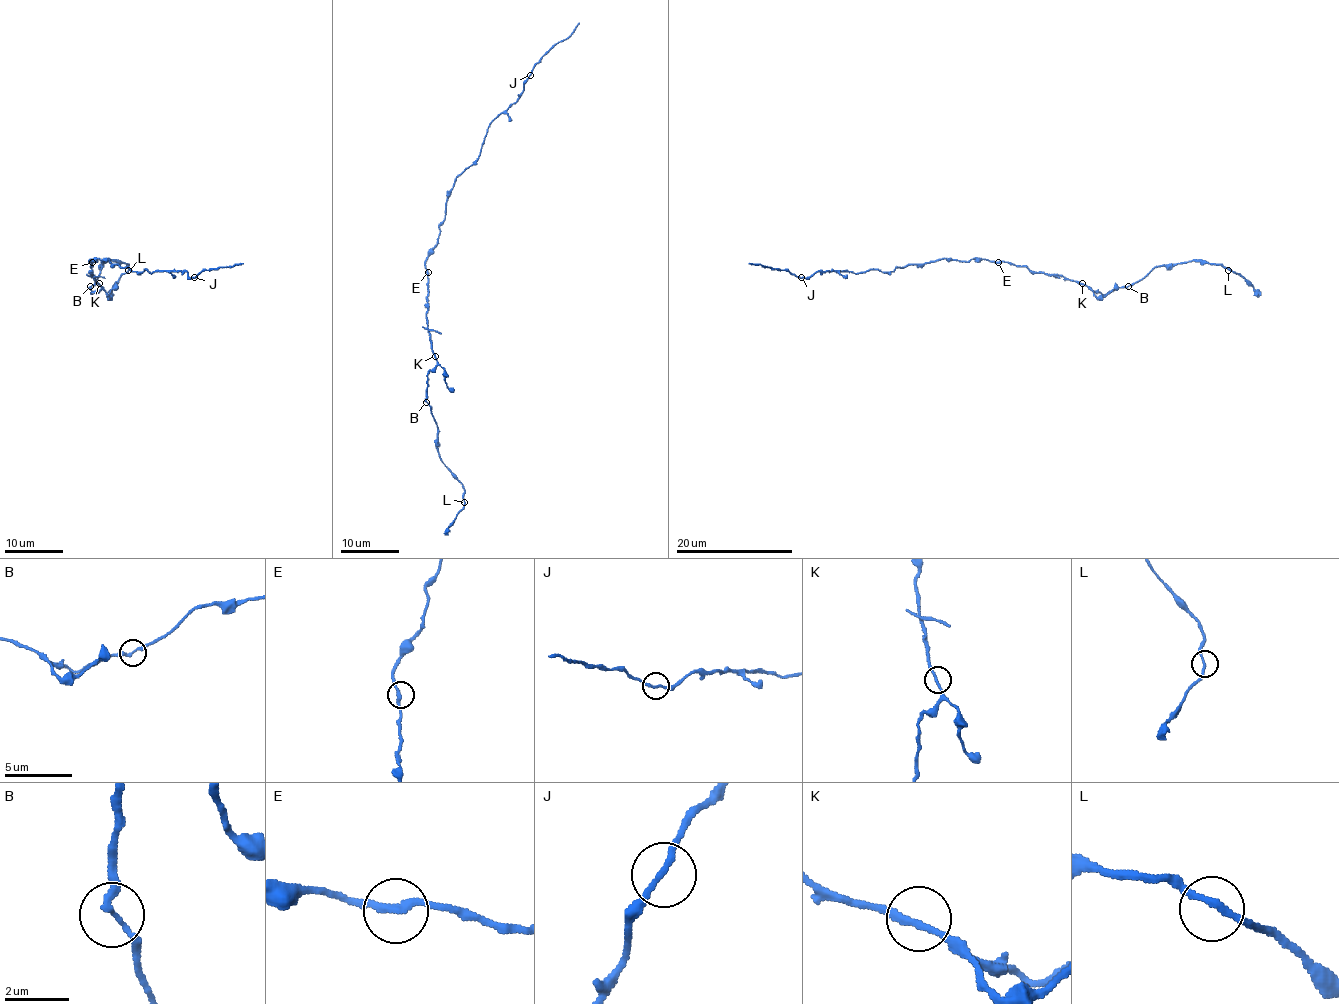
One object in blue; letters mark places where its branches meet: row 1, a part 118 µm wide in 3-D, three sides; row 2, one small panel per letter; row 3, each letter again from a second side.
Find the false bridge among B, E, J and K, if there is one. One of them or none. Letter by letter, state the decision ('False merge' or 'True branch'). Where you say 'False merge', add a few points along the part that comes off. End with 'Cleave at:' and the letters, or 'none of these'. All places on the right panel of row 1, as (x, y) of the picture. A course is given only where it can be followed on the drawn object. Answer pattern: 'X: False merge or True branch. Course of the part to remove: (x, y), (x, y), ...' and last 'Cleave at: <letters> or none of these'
B: True branch
E: True branch
J: True branch
K: True branch
Cleave at: none of these

